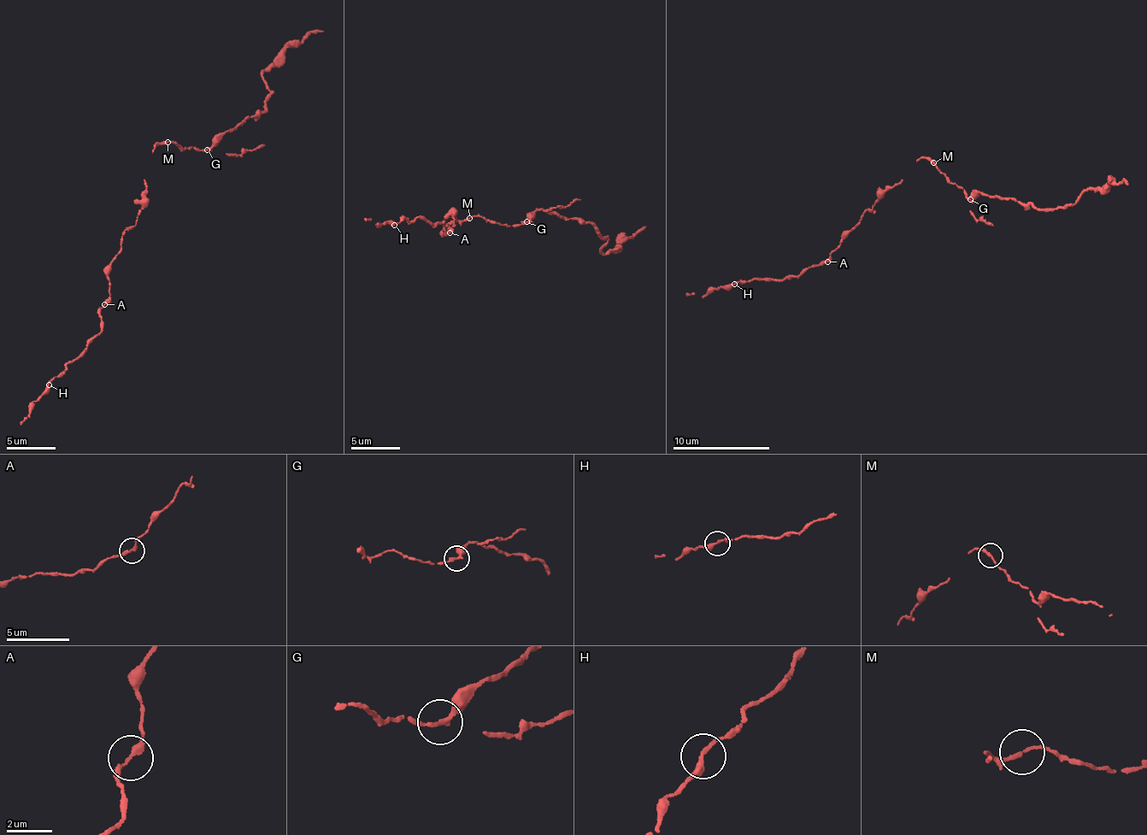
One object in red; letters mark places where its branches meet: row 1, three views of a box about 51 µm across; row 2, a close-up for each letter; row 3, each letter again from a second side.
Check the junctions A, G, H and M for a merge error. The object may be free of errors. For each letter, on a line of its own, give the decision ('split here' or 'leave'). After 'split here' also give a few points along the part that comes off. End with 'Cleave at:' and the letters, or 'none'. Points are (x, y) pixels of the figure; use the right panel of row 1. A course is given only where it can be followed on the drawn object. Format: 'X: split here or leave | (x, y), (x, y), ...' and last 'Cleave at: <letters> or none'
A: leave
G: split here | (969, 199), (984, 195), (1038, 209), (1069, 207), (1083, 192), (1093, 188), (1102, 191), (1113, 182), (1126, 184)
H: leave
M: leave
Cleave at: G

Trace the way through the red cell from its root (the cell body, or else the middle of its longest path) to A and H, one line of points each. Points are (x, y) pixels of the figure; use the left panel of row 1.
A: (144, 179), (142, 208), (137, 221), (123, 236), (120, 252), (111, 263), (108, 299), (104, 304)
H: (144, 179), (137, 221), (111, 263), (100, 331), (49, 385)

